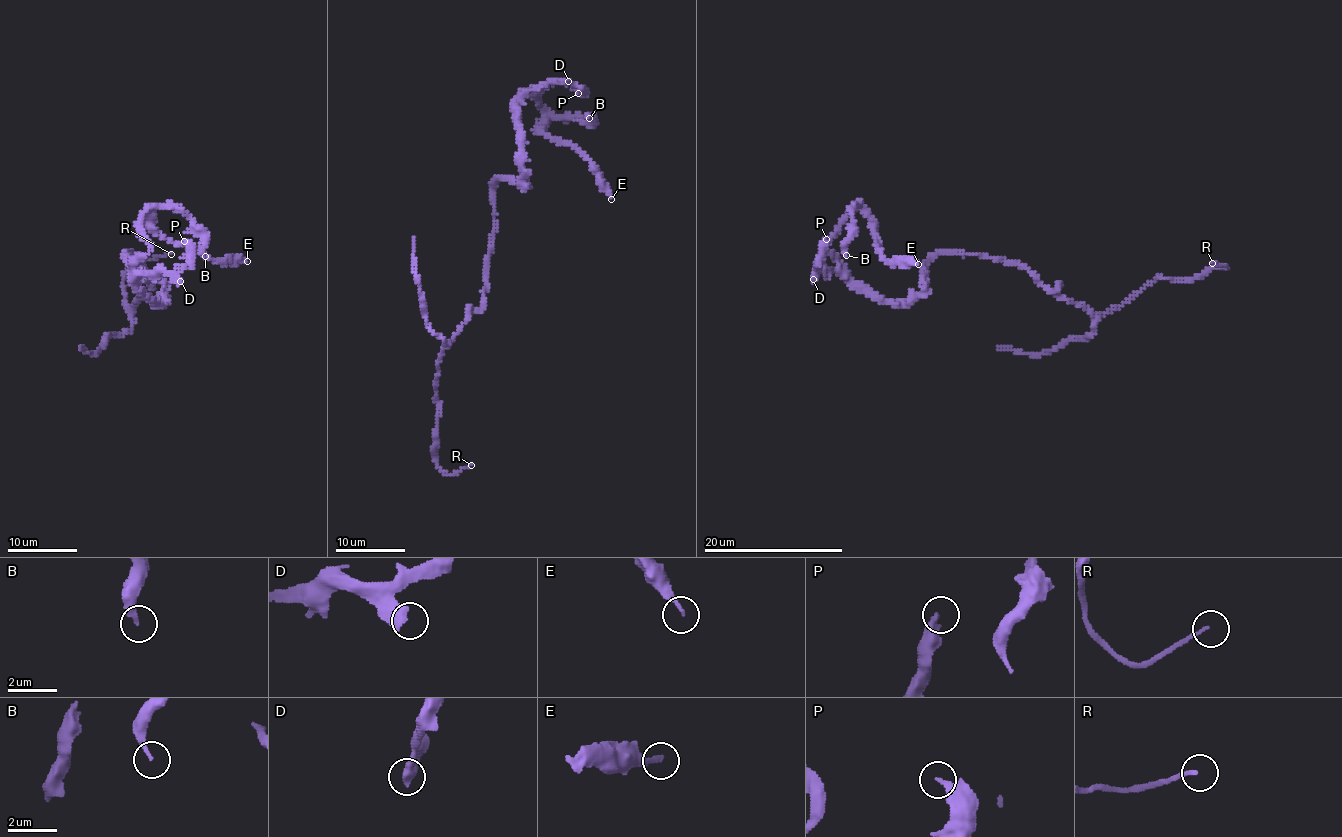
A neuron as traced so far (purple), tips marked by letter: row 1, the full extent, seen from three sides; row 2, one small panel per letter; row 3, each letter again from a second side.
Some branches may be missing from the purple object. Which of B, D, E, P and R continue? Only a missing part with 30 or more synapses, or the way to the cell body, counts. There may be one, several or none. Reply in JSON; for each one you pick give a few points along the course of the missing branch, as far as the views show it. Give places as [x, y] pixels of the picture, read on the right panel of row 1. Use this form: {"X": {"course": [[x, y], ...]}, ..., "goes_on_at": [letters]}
{"goes_on_at": ["R"]}

